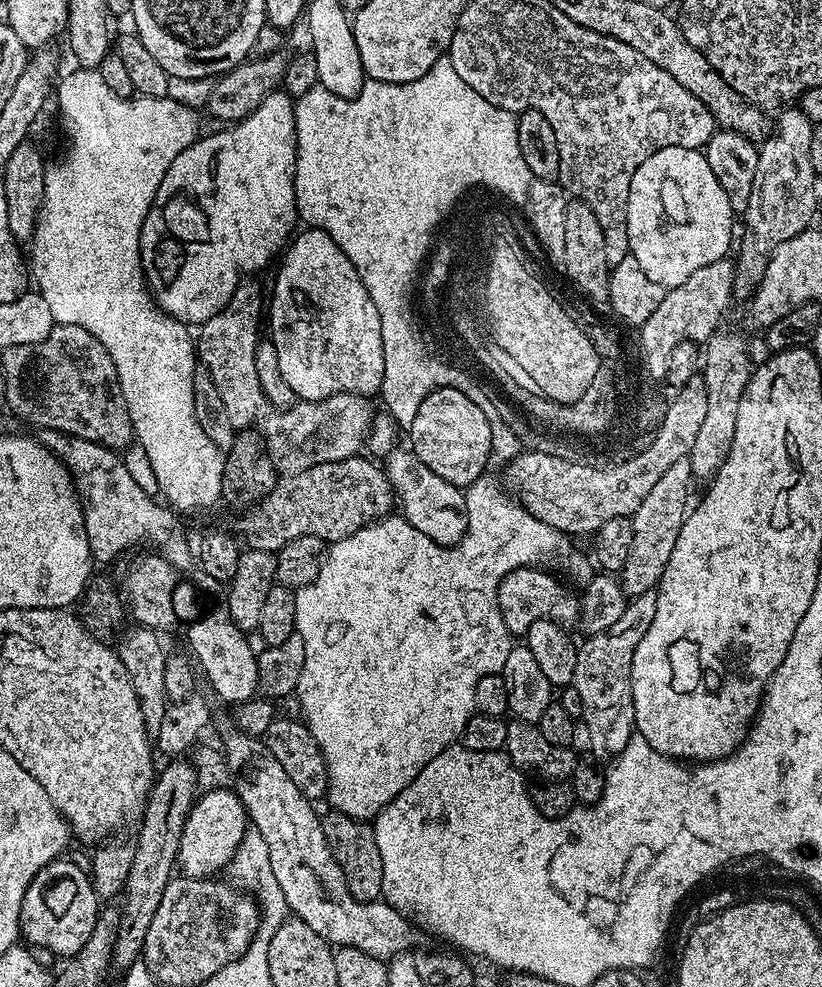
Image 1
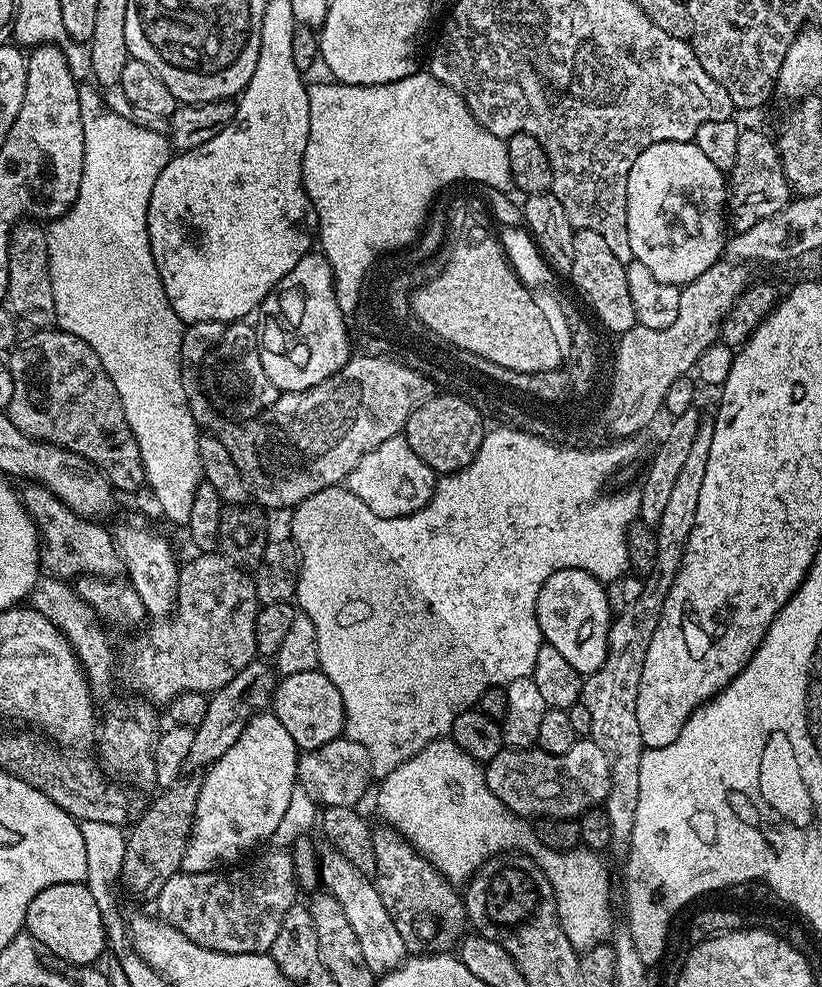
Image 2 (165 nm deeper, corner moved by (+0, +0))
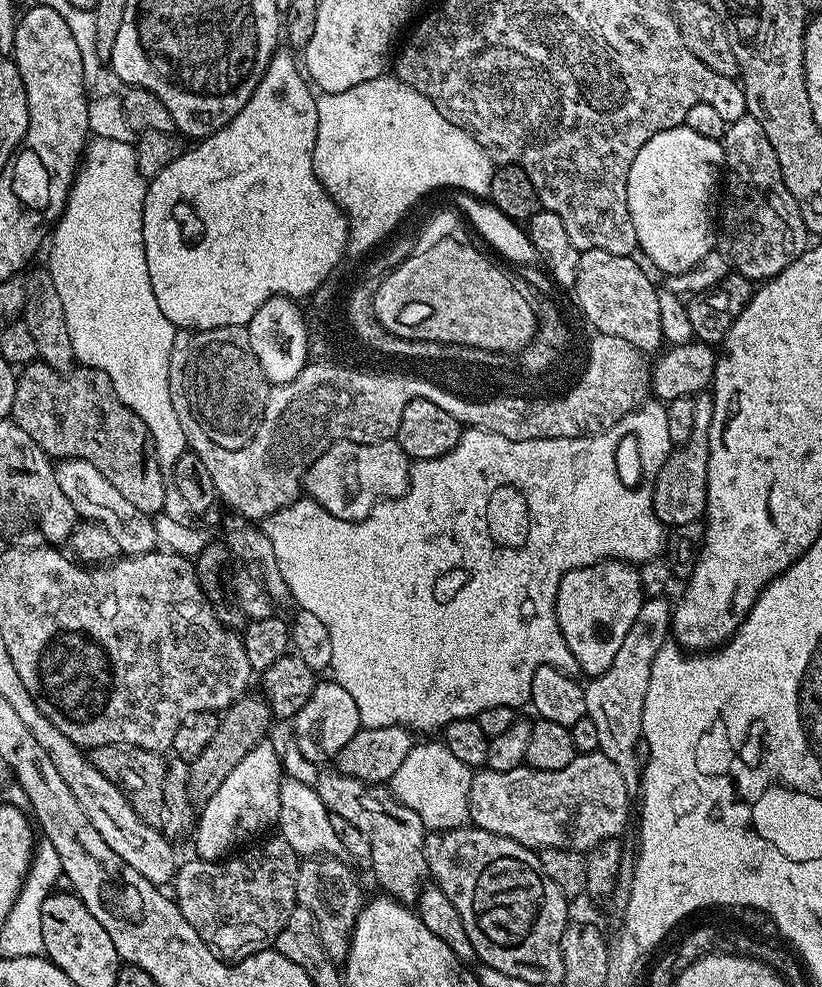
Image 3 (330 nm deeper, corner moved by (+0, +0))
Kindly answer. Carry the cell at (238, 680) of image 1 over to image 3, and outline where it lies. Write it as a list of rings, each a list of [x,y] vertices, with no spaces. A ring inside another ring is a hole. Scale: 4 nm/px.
[[[261,742],[234,766],[234,771],[228,775],[226,782],[214,790],[214,794],[203,801],[198,812],[194,829],[196,836],[195,855],[202,860],[217,862],[231,857],[237,851],[239,844],[247,842],[251,836],[264,832],[275,825],[280,819],[280,756],[276,748],[269,742]]]

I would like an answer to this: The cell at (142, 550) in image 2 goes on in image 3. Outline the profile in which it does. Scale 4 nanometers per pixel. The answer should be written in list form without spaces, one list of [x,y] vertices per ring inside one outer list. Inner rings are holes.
[[[62,460],[55,465],[59,488],[70,498],[70,503],[80,518],[85,521],[101,524],[110,530],[110,534],[120,547],[124,556],[141,556],[153,551],[156,544],[156,520],[148,516],[138,506],[126,502],[114,486],[98,470],[98,466],[90,466],[85,460]]]

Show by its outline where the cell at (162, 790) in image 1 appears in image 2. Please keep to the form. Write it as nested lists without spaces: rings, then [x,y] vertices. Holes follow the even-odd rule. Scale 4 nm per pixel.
[[[253,662],[244,667],[229,684],[211,693],[208,696],[206,718],[202,718],[202,726],[194,730],[194,743],[190,746],[190,754],[186,754],[185,769],[207,770],[214,762],[218,762],[218,758],[222,758],[222,754],[226,754],[226,750],[238,742],[238,734],[246,730],[246,722],[250,717],[265,711],[273,703],[278,692],[276,680],[278,676],[271,663]]]

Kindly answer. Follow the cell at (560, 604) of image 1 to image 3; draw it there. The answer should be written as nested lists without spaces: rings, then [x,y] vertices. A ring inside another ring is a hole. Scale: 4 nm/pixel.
[[[599,560],[596,564],[575,568],[564,575],[556,595],[556,617],[562,638],[566,638],[570,654],[574,654],[576,667],[581,673],[585,672],[585,677],[600,676],[610,670],[610,665],[618,655],[630,626],[634,626],[634,618],[638,618],[638,610],[642,610],[645,599],[640,569],[626,560]]]

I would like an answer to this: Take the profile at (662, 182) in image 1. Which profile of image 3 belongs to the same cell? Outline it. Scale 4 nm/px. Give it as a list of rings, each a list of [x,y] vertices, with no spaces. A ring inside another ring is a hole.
[[[686,126],[662,130],[638,150],[630,166],[626,182],[628,219],[634,222],[634,234],[643,259],[653,264],[665,277],[682,274],[698,266],[706,254],[714,251],[718,244],[718,196],[716,183],[721,183],[724,168],[724,146],[714,138],[702,138]]]

